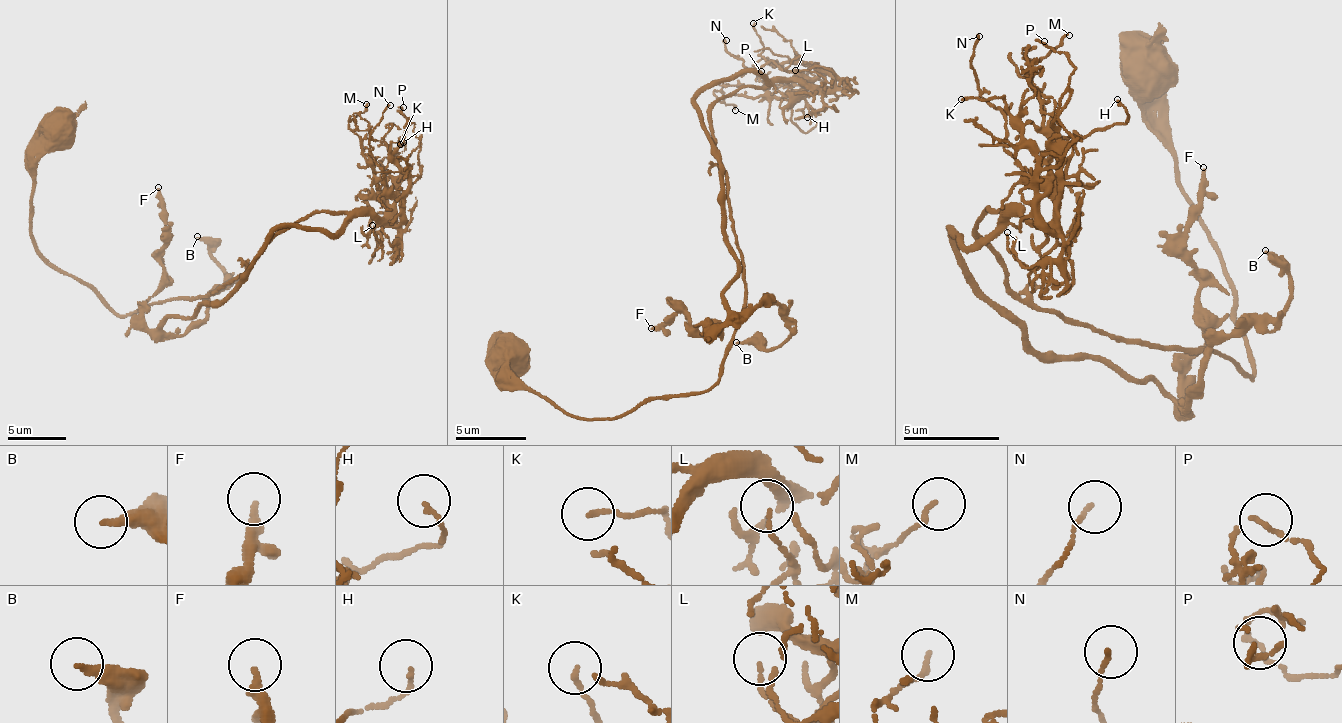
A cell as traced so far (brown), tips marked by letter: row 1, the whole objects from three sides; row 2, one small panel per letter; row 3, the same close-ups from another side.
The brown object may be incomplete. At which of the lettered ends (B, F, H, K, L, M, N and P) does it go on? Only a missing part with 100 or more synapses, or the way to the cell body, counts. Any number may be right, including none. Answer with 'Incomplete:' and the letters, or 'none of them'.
Incomplete: none of them

